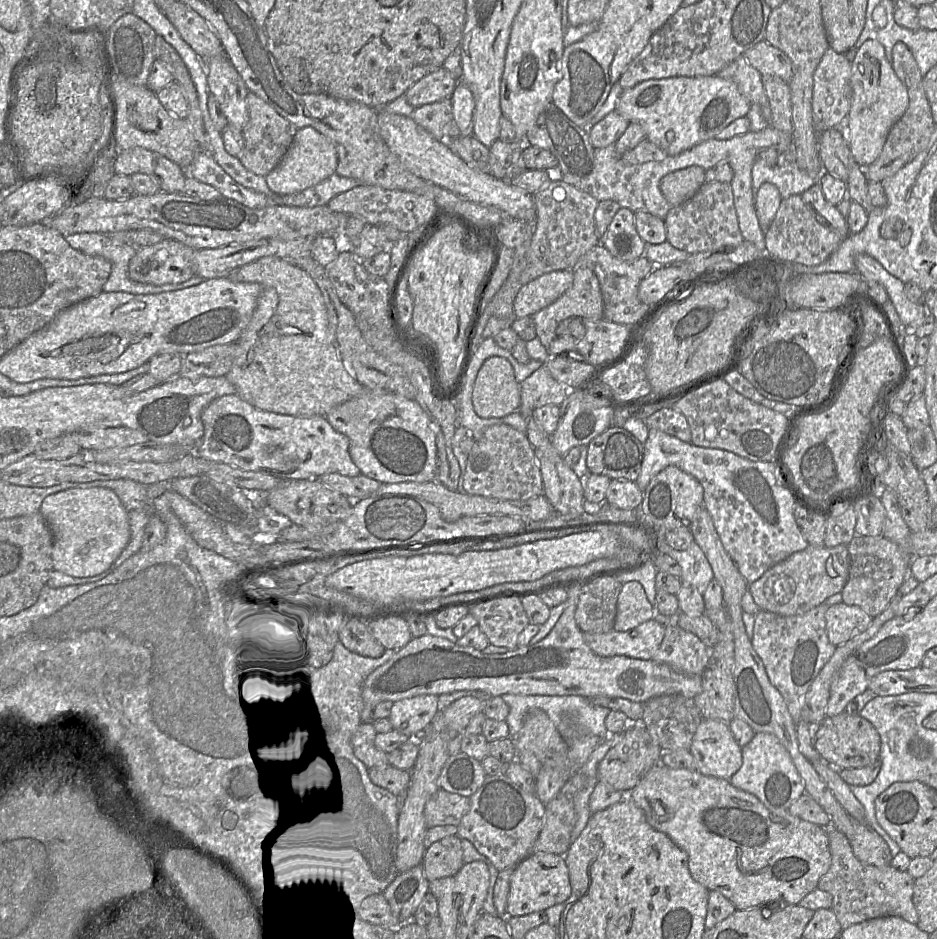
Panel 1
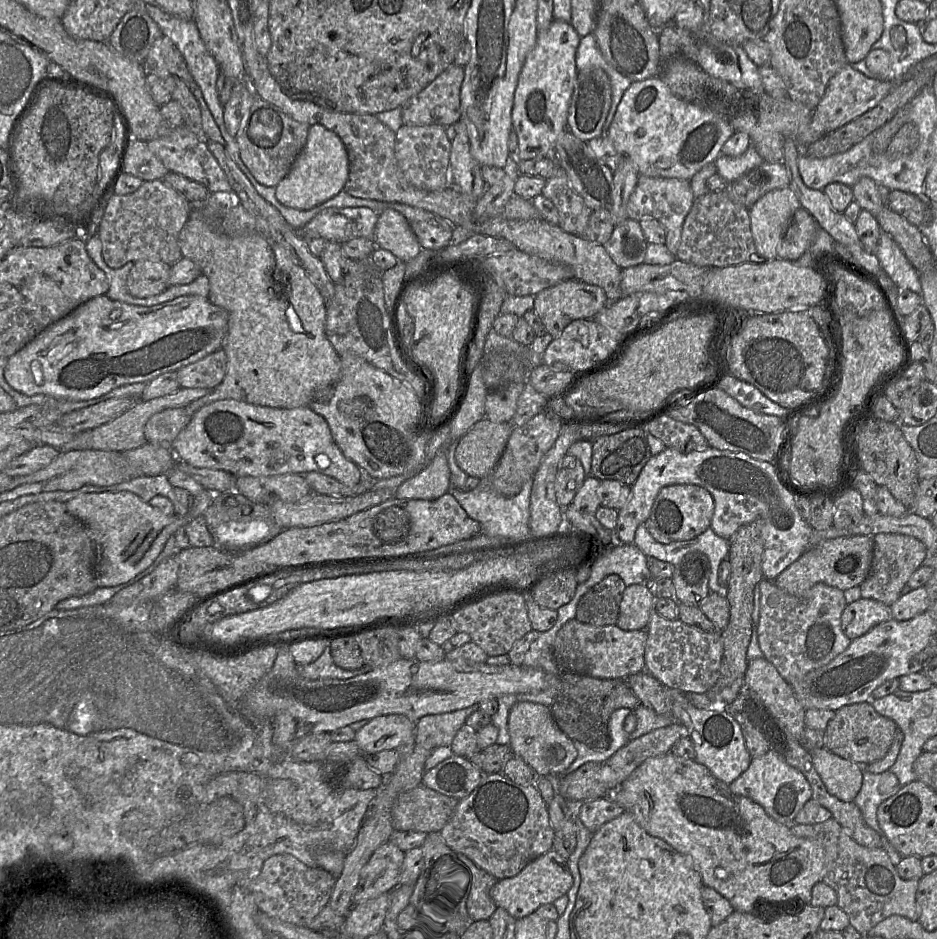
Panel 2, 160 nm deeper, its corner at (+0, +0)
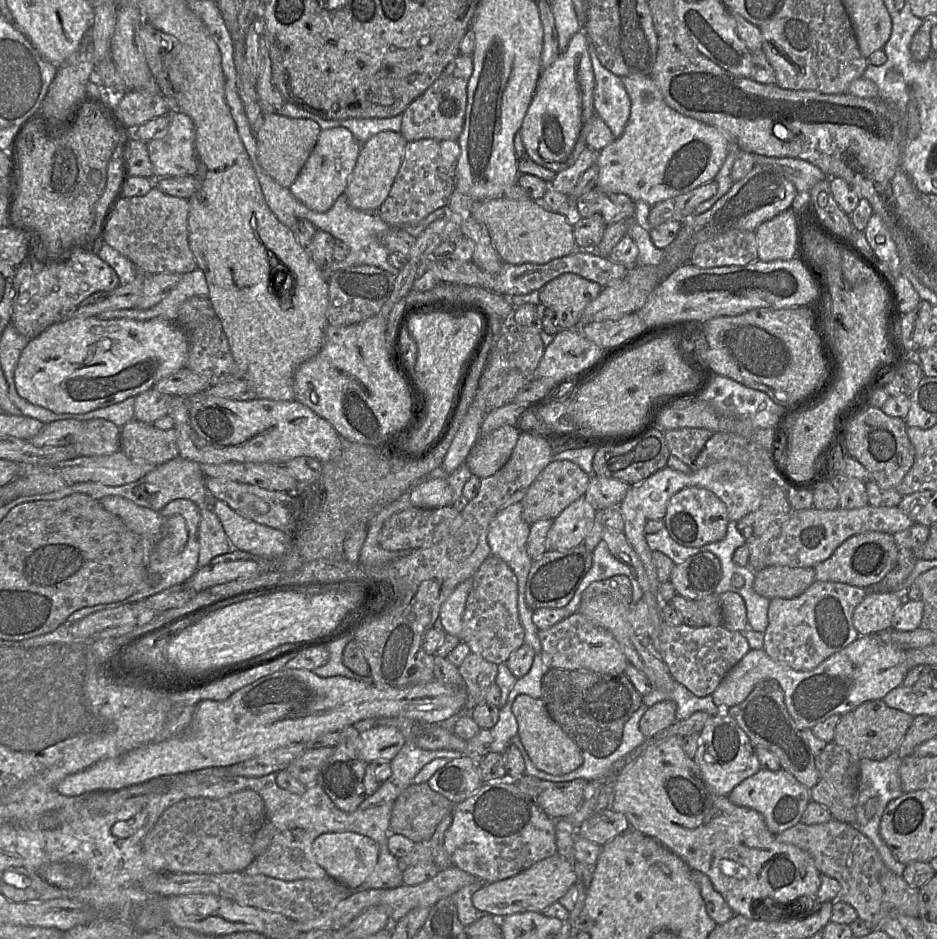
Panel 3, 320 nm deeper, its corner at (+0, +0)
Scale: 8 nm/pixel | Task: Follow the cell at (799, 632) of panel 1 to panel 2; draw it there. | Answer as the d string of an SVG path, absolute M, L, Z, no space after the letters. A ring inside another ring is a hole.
M766 579L759 587L758 643L764 658L791 686L808 673L827 665L850 645L851 640L841 628L841 615L847 605L842 590L818 583L806 593L794 596Z

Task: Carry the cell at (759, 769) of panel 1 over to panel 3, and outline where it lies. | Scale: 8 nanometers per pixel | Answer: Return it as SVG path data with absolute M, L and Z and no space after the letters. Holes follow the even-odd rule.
M761 768L756 774L738 784L729 793L728 798L737 806L747 807L760 813L768 829L775 835L800 823L811 801L807 788L782 768L778 771Z

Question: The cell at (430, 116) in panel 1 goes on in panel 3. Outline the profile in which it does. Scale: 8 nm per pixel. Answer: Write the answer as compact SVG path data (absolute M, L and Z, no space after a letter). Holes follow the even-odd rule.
M425 138L407 142L400 169L386 200L378 210L381 219L390 227L416 225L432 212L448 205L455 189L455 169L453 173L440 172L439 159L439 141Z

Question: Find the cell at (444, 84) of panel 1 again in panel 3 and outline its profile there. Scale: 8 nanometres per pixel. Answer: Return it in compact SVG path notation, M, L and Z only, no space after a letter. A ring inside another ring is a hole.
M459 54L439 78L401 114L400 133L407 142L425 138L458 140L464 126L467 107L467 85L473 72L472 55Z

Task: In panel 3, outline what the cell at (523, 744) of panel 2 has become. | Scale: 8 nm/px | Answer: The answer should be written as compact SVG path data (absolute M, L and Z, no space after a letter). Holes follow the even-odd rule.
M518 695L512 705L512 712L517 720L518 736L531 761L539 770L559 776L568 774L582 765L582 750L551 718L541 698Z

